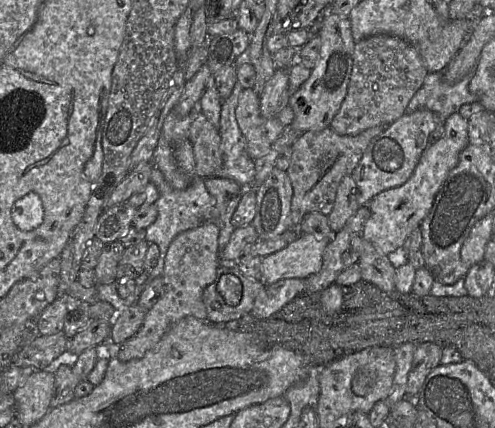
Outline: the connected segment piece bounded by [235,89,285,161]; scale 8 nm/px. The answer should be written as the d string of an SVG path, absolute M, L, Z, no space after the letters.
M244 89L240 93L235 117L246 151L254 161L270 151L285 129L277 118L267 119L261 115L260 96L253 89Z

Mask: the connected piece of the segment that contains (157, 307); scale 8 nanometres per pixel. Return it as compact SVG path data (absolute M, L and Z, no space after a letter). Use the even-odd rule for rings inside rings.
M203 222L199 227L184 231L173 239L165 257L162 294L147 312L140 329L120 345L117 354L120 361L142 358L147 351L158 344L175 323L184 317L193 316L198 320L206 320L207 311L202 294L215 280L220 266L218 237L219 227L216 223Z

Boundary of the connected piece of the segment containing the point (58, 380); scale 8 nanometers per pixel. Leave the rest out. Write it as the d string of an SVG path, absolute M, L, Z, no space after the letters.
M66 352L59 358L57 369L53 373L55 376L55 386L51 408L58 407L74 399L75 389L80 383L77 375L73 372L73 364L76 362L76 359L77 355L70 354L69 352Z

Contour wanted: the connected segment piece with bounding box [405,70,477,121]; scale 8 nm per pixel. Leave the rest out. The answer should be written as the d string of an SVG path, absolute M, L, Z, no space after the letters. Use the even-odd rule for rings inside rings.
M473 70L455 84L449 84L443 77L443 71L428 73L422 87L409 101L405 113L428 109L442 121L451 114L458 113L465 104L477 102L469 90Z

